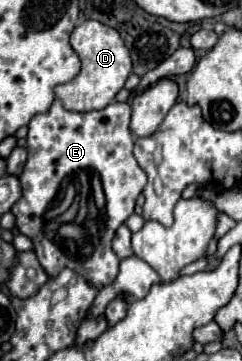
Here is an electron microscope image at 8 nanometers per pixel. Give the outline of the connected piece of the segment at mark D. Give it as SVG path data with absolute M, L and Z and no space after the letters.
M89 19L73 29L71 47L75 49L75 53L81 59L81 71L69 83L57 85L53 89L55 97L61 99L65 109L77 111L77 113L87 113L87 111L107 107L115 99L119 89L123 89L123 85L131 73L131 55L125 47L123 39L119 37L119 33L113 27L107 27L99 21Z

